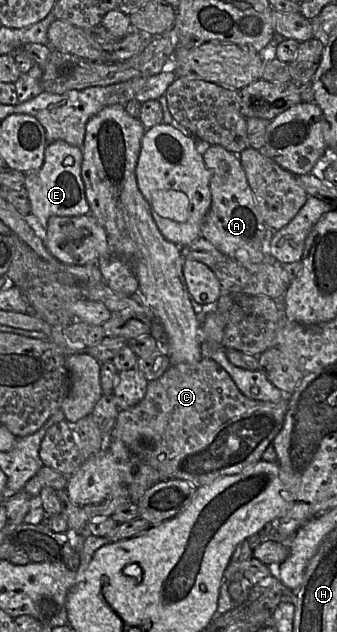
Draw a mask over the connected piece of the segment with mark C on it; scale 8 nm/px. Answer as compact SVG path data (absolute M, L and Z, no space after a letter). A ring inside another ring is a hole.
M203 358L197 364L171 365L160 378L149 382L142 401L119 412L110 439L122 441L138 459L138 467L132 474L132 481L118 488L107 500L82 506L87 520L103 521L121 506L137 504L145 492L159 481L181 479L198 488L257 463L281 431L287 407L288 399L279 402L248 399L238 390L227 372L213 360Z

